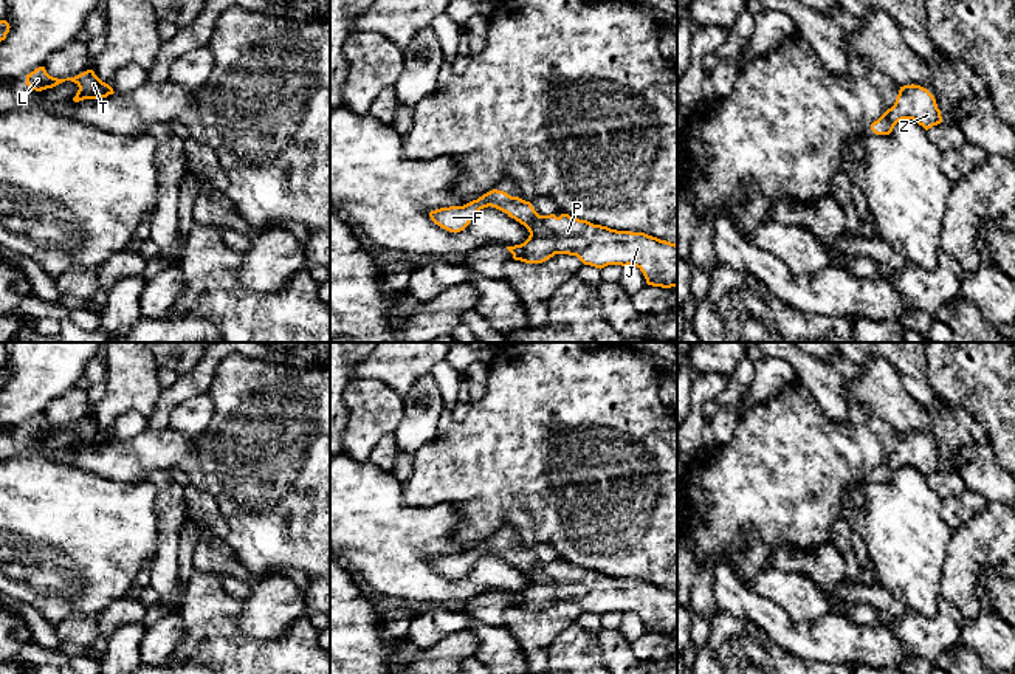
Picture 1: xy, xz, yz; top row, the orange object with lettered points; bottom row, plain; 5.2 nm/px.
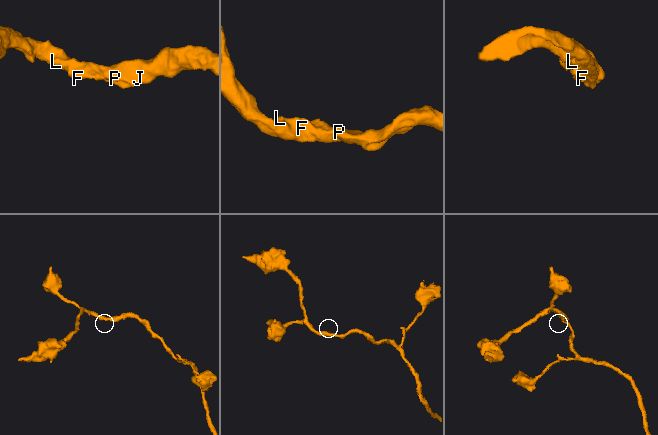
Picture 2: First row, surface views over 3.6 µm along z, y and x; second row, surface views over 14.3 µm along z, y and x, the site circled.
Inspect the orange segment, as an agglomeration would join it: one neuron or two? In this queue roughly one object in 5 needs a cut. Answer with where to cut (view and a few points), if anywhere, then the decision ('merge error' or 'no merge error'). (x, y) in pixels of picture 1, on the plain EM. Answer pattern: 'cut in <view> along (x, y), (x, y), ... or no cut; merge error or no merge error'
no cut; no merge error

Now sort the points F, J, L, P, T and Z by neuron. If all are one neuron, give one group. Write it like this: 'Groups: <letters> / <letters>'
Groups: F J L P T Z

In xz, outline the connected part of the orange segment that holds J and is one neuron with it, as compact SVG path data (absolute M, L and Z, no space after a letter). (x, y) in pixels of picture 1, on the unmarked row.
M493 536L463 553L440 555L429 559L431 567L449 579L463 578L483 555L496 555L524 572L530 583L514 593L507 593L514 607L542 610L555 601L576 603L584 612L637 614L648 632L677 634L677 592L645 579L617 578L573 566L539 562L530 548Z

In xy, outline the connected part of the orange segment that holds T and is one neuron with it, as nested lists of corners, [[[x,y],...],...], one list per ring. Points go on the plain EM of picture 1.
[[[39,414],[26,421],[25,431],[36,438],[42,438],[46,435],[53,435],[65,428],[71,428],[79,434],[76,443],[73,445],[74,449],[84,446],[101,446],[115,440],[113,435],[108,431],[102,429],[93,417],[87,417],[74,425],[57,426],[50,423],[45,414]]]

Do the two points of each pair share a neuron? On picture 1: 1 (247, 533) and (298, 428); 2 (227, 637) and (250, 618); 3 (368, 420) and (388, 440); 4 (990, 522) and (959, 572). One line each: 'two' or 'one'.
1: one
2: two
3: two
4: one

